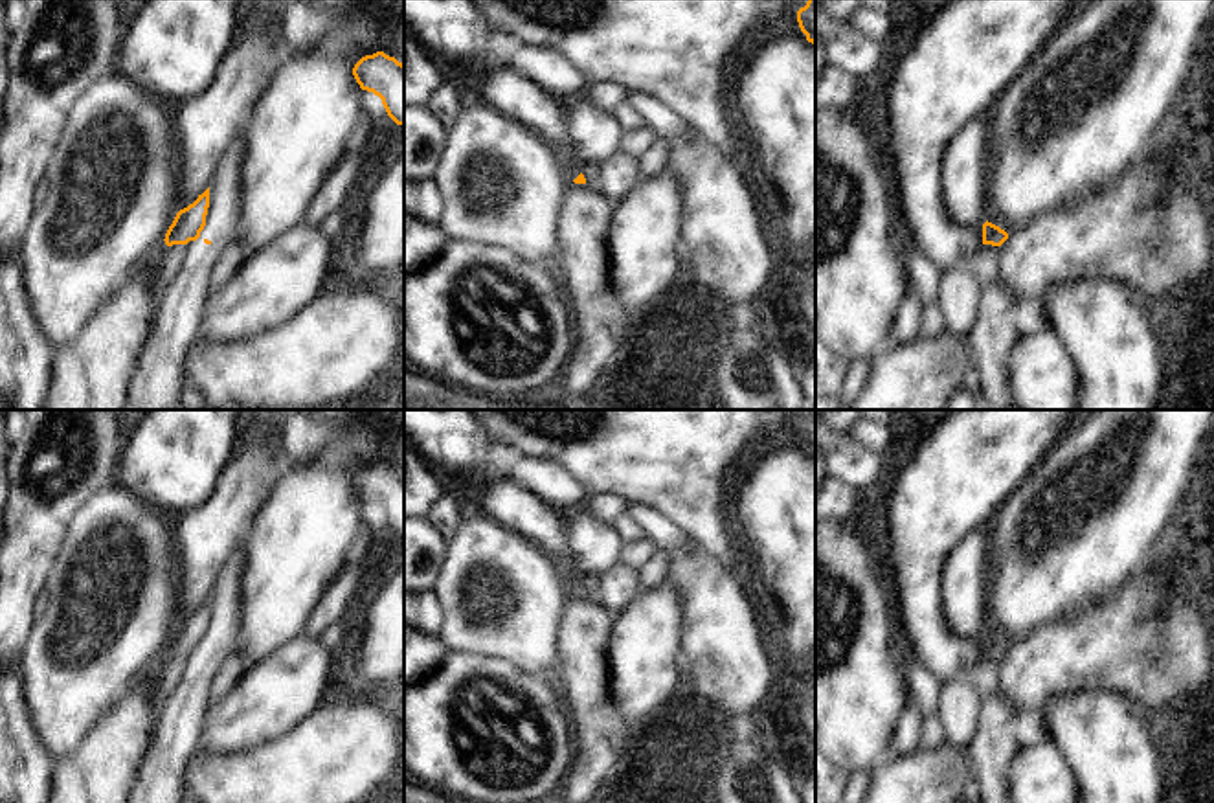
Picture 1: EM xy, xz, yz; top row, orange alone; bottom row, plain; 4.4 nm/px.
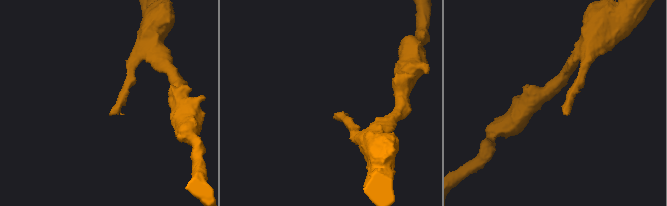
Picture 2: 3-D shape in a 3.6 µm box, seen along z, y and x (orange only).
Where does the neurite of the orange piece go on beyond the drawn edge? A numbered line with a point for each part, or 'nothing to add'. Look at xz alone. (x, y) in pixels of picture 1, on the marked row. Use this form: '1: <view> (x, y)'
1: xz (590, 169)

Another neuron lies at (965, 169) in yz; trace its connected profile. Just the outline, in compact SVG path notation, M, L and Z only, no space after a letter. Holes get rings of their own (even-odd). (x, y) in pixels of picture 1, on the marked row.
M990 114L970 121L950 143L942 167L942 198L951 221L986 222L986 151Z

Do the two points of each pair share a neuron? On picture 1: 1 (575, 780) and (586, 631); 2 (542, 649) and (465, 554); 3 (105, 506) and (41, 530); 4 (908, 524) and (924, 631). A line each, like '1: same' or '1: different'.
1: same
2: same
3: different
4: same

